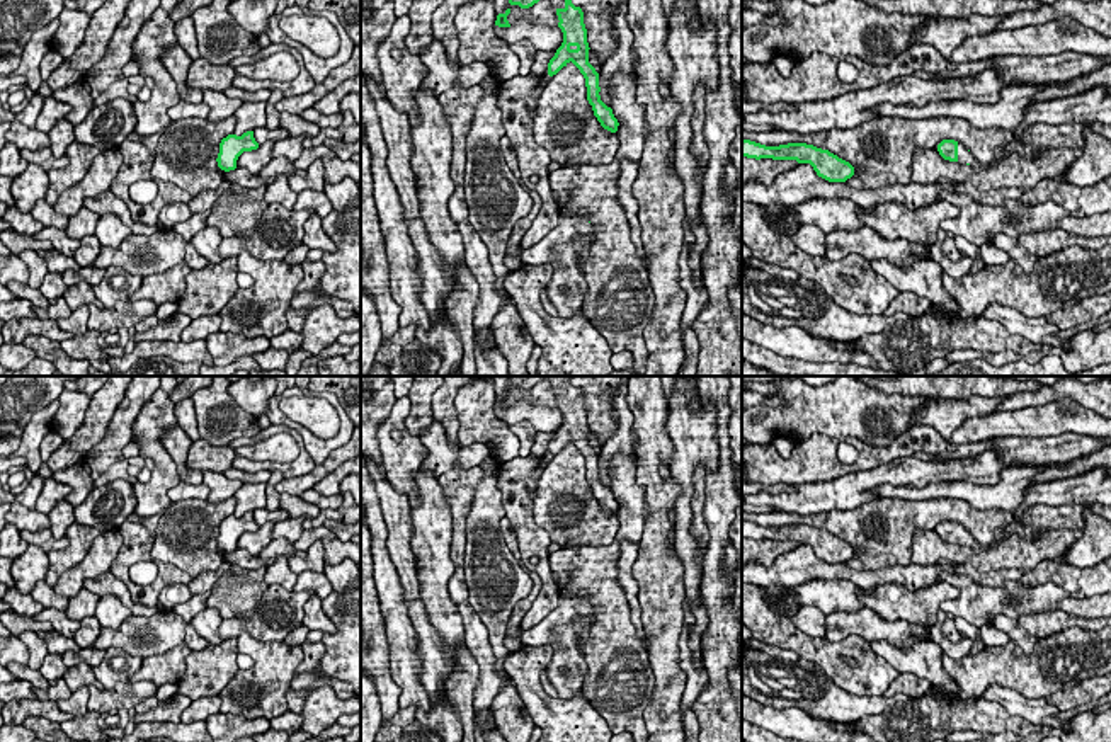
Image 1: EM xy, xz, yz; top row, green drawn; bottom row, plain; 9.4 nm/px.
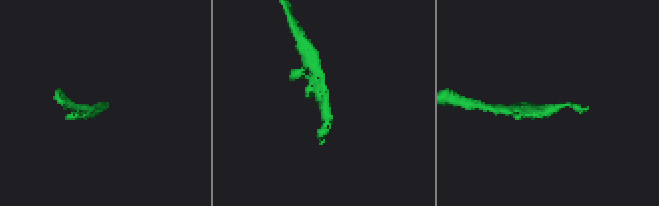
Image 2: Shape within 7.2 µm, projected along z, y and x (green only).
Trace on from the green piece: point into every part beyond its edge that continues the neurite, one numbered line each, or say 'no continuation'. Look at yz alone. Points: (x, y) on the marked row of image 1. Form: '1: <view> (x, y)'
1: yz (963, 155)

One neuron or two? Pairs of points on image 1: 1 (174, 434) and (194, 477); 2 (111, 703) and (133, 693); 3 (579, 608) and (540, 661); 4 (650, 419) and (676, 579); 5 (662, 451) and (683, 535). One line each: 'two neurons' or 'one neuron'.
1: one neuron
2: one neuron
3: two neurons
4: one neuron
5: two neurons

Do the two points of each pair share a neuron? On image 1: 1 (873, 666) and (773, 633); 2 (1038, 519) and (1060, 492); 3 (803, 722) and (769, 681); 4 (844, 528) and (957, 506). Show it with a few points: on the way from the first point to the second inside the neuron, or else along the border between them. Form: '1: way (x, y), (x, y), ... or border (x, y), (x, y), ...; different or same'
1: way (848, 649), (819, 649), (798, 642); same
2: border (1089, 502), (1031, 504), (1013, 521); different
3: border (759, 702), (831, 719); different
4: way (871, 511), (929, 513); same

